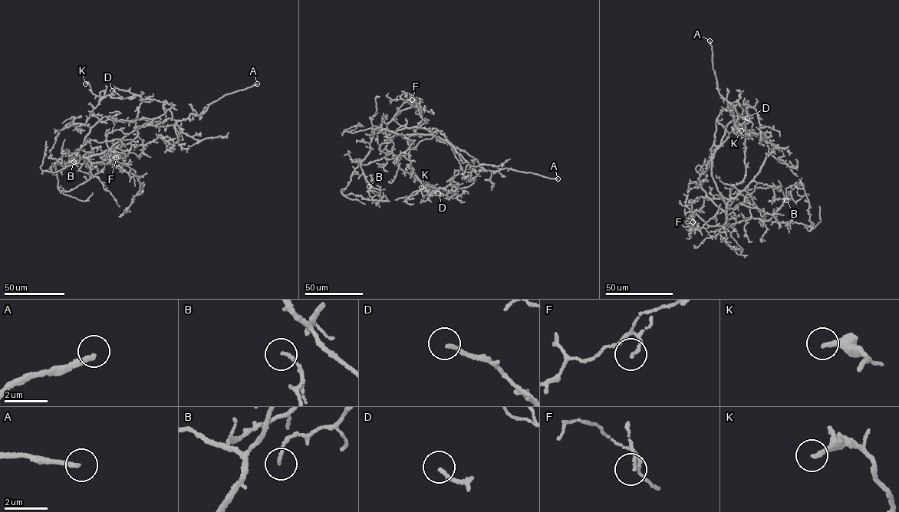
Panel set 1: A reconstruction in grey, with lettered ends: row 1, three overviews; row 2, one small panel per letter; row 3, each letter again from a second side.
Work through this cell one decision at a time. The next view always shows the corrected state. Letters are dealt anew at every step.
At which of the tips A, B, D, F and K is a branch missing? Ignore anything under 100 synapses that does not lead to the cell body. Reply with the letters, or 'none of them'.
A

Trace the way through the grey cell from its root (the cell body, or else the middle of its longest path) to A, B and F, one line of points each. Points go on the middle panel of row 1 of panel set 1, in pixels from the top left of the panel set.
A: (399, 134), (438, 136), (452, 146), (475, 171), (495, 171), (507, 168), (558, 178)
B: (399, 134), (384, 129), (375, 133), (370, 152), (341, 193), (374, 201), (368, 192), (373, 191), (369, 186)
F: (399, 134), (389, 131), (386, 126), (403, 103), (412, 100)

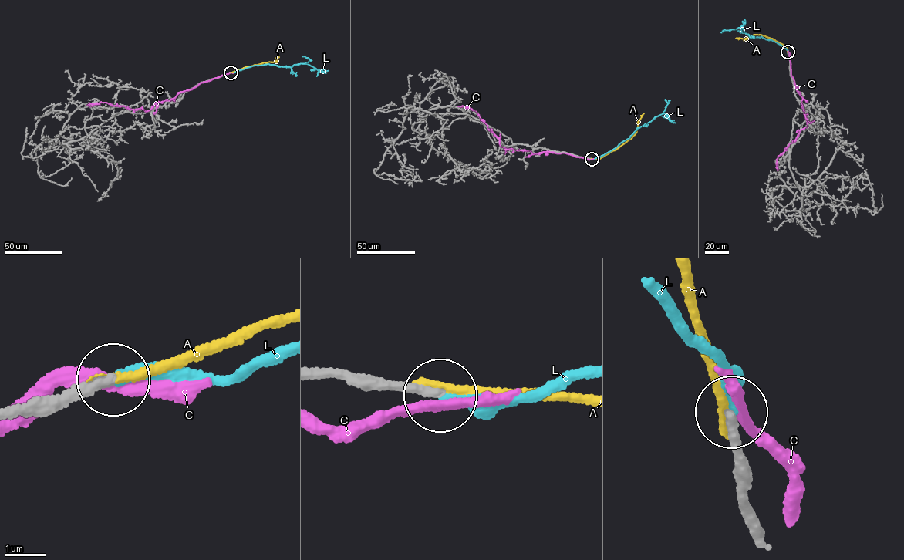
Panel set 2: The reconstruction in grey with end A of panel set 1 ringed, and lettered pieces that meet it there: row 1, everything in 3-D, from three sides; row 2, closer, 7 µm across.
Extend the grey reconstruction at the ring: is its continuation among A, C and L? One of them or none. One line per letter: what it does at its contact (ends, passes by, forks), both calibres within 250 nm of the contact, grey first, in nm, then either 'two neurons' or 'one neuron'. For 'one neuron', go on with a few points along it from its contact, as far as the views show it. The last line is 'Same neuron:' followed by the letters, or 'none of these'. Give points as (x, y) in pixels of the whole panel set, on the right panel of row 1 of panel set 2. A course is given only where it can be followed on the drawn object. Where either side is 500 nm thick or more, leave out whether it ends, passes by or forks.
A: it ends there; 280 nm thick on the grey side, 220 nm on the other; two neurons
C: it passes by; 240 nm thick on the grey side, 280 nm on the other; two neurons
L: it ends there; 220 nm thick on the grey side, 280 nm on the other; one neuron; it runs (787, 52), (784, 46), (772, 40), (761, 36), (753, 38), (736, 28), (744, 25), (744, 19)
Same neuron: L

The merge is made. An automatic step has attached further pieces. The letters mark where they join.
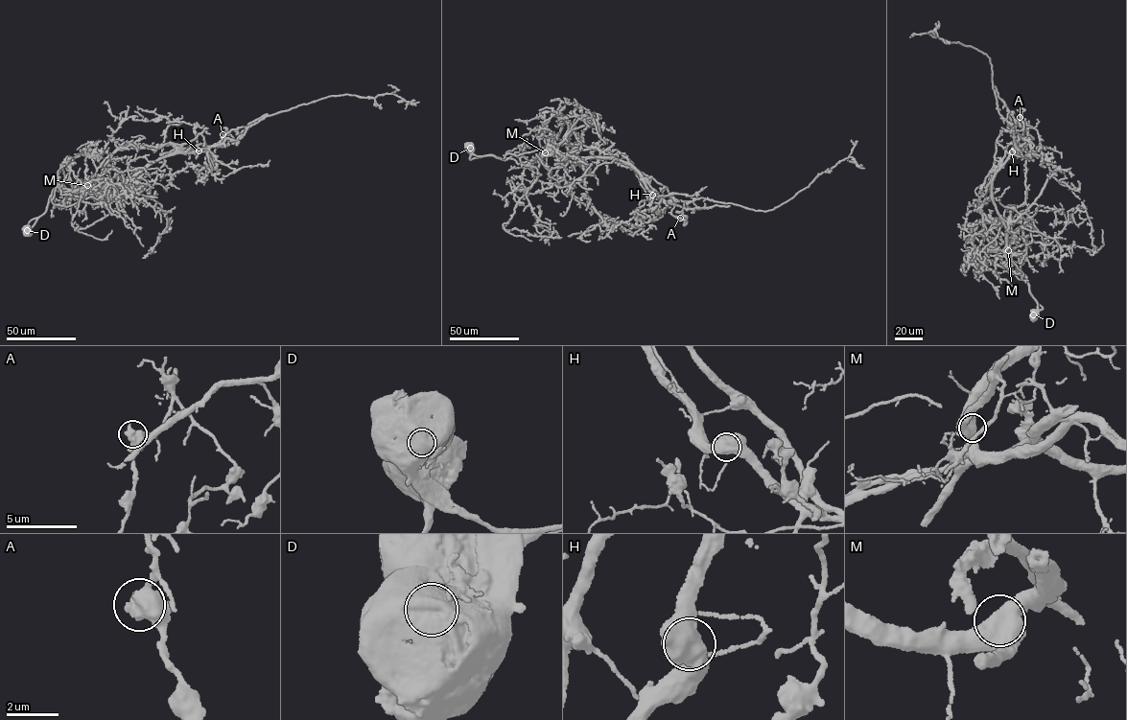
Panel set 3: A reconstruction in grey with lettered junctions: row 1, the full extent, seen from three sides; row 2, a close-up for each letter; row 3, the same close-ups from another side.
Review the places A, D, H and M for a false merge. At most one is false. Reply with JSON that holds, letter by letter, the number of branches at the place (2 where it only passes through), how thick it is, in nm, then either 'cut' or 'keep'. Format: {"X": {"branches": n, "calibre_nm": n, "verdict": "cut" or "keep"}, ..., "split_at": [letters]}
{"A": {"branches": 2, "calibre_nm": 600, "verdict": "keep"}, "D": {"branches": 1, "calibre_nm": 1350, "verdict": "cut"}, "H": {"branches": 2, "calibre_nm": 650, "verdict": "keep"}, "M": {"branches": 1, "calibre_nm": 900, "verdict": "keep"}, "split_at": ["D"]}

